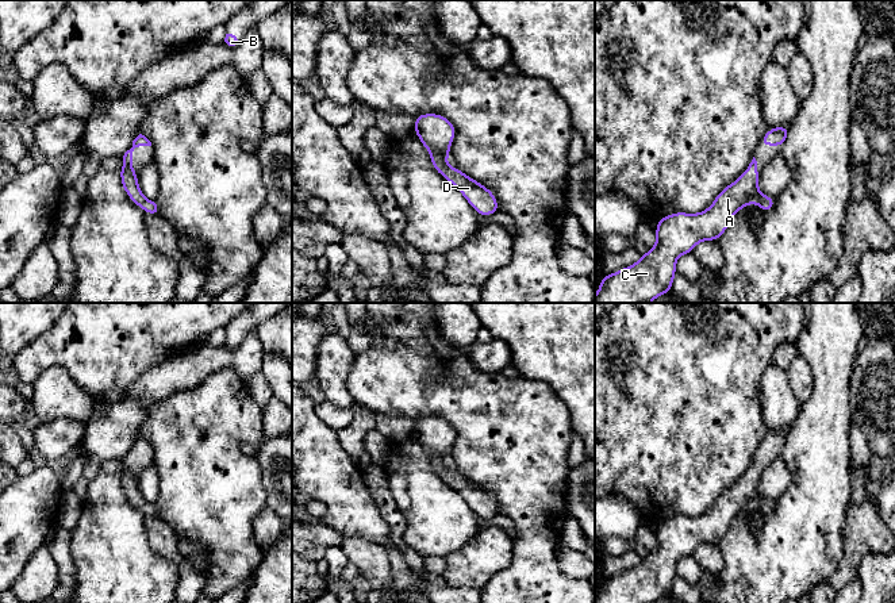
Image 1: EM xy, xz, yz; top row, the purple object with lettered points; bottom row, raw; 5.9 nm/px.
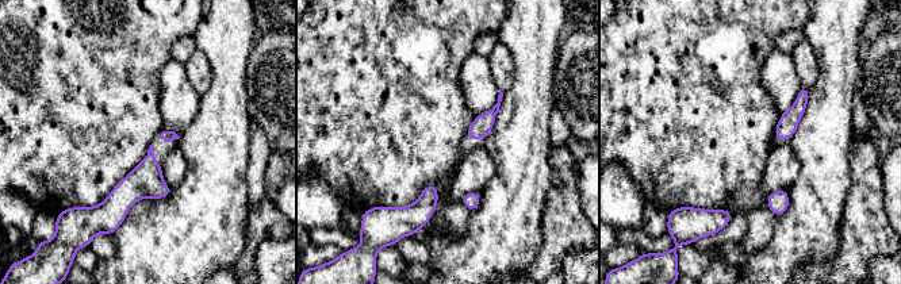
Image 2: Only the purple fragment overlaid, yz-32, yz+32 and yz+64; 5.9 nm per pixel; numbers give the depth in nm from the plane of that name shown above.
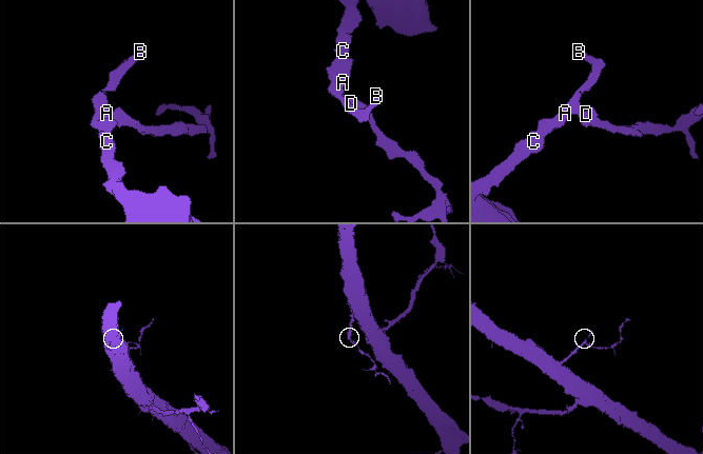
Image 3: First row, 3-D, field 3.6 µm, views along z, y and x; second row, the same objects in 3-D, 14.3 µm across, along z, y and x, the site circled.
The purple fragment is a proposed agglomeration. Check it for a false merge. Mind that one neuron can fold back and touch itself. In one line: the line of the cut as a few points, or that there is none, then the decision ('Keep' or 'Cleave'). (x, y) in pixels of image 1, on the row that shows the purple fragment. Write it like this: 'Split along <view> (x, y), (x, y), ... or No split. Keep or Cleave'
No split. Keep

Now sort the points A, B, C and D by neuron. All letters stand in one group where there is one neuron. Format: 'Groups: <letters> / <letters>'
Groups: A B C D

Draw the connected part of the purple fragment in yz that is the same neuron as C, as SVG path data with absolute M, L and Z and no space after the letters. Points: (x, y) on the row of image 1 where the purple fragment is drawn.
M753 157L746 170L723 188L707 210L699 214L673 212L657 219L657 243L634 265L604 274L595 303L652 303L671 292L680 256L692 253L702 241L718 241L731 218L754 201L761 211L772 211L775 199L758 191L758 180Z

